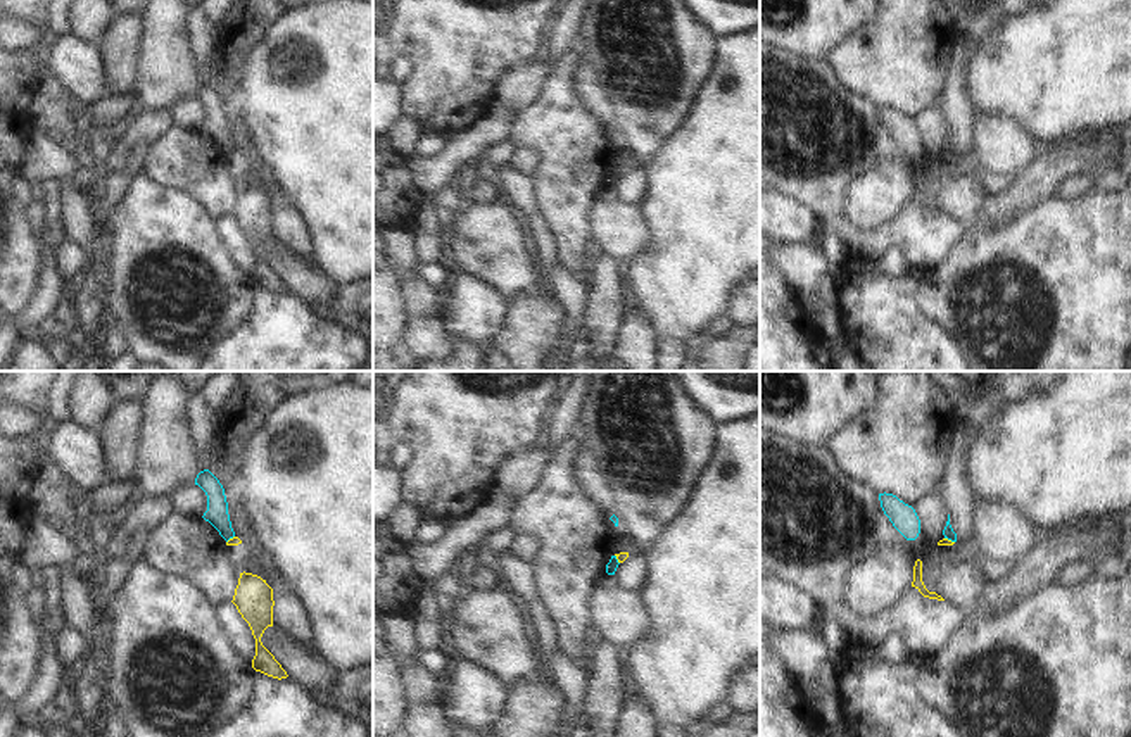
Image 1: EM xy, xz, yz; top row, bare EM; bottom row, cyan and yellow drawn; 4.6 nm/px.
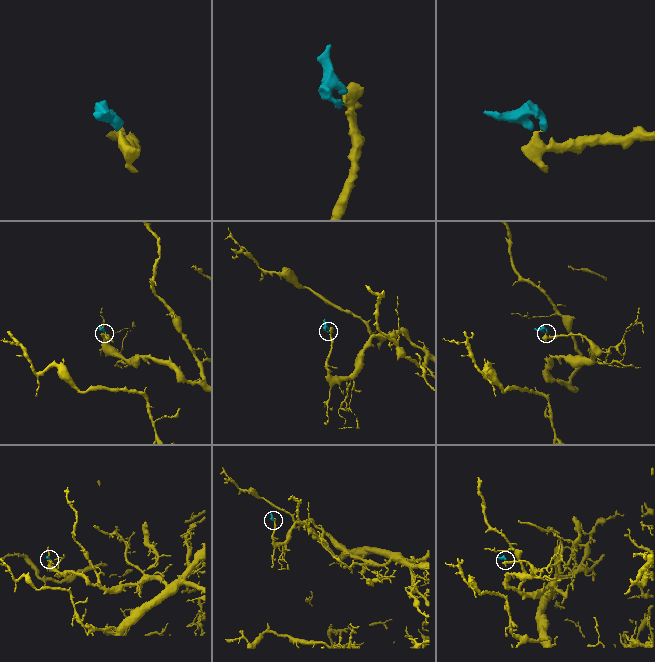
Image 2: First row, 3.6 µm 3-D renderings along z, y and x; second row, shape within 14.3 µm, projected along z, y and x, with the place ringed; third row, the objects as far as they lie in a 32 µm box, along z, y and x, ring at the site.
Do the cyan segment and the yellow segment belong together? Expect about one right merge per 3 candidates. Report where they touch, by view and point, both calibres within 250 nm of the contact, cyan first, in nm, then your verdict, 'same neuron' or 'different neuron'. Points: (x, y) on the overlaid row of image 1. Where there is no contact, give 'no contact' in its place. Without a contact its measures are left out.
yz (950, 539) | 50/30 nm | different neuron

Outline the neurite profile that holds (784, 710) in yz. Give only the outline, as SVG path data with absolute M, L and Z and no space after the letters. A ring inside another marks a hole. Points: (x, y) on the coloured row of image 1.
M760 639L760 737L831 737L786 659Z

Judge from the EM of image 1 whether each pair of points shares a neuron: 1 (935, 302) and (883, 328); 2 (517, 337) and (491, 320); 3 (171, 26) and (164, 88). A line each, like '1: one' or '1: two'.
1: two
2: two
3: one

